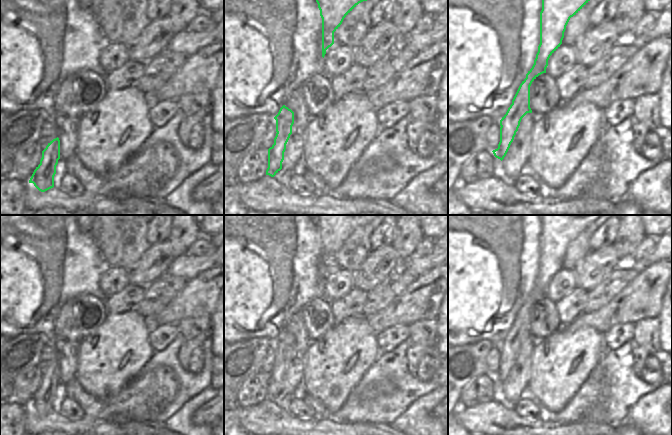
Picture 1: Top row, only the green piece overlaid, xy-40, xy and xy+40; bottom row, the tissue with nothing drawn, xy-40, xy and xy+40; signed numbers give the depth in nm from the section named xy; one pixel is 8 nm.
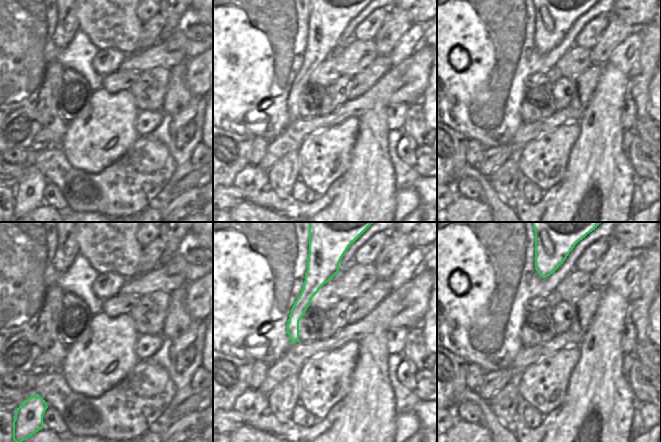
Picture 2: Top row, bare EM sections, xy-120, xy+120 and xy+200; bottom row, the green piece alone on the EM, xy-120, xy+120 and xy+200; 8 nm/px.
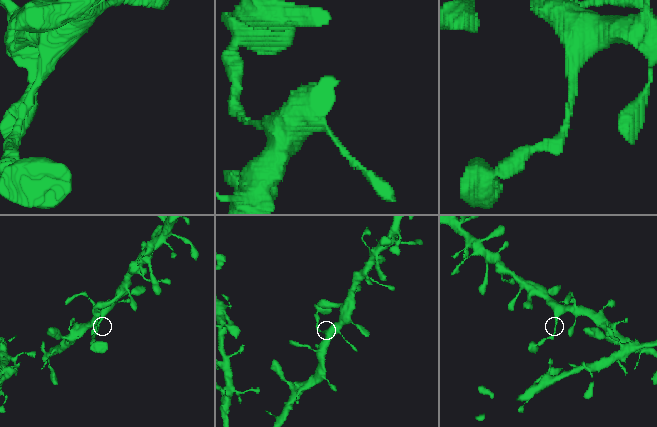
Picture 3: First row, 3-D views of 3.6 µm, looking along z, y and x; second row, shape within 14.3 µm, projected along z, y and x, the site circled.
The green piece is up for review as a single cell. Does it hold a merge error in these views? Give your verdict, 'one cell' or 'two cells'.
two cells

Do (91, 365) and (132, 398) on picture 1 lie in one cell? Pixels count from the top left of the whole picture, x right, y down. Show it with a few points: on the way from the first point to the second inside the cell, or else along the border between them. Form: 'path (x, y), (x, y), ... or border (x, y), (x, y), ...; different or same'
border (139, 373), (116, 394), (100, 399); different

